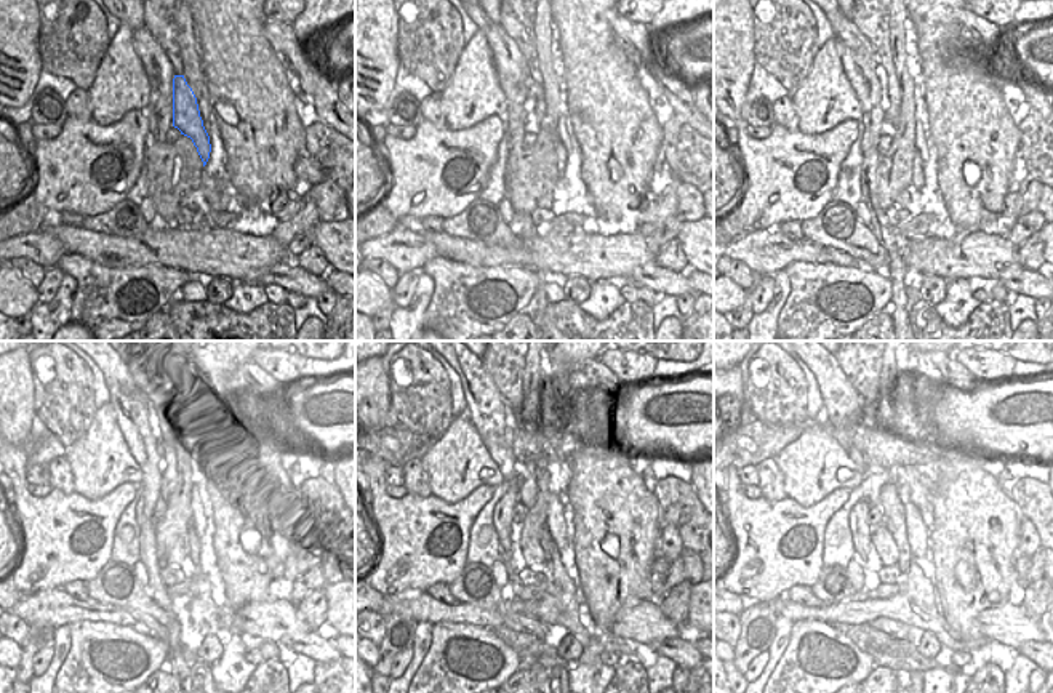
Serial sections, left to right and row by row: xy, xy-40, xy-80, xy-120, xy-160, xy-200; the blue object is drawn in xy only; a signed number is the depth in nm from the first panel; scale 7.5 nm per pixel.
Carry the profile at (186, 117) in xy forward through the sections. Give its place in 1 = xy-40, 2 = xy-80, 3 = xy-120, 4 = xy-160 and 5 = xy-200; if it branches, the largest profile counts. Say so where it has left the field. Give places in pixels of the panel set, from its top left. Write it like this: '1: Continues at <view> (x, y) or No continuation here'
1: Continues at xy-40 (560, 152)
2: Continues at xy-80 (917, 180)
3: Continues at xy-120 (196, 543)
4: Continues at xy-160 (557, 607)
5: Continues at xy-200 (914, 604)

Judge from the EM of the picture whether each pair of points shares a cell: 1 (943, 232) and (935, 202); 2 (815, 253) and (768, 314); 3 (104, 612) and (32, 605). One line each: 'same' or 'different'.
1: same
2: different
3: same

